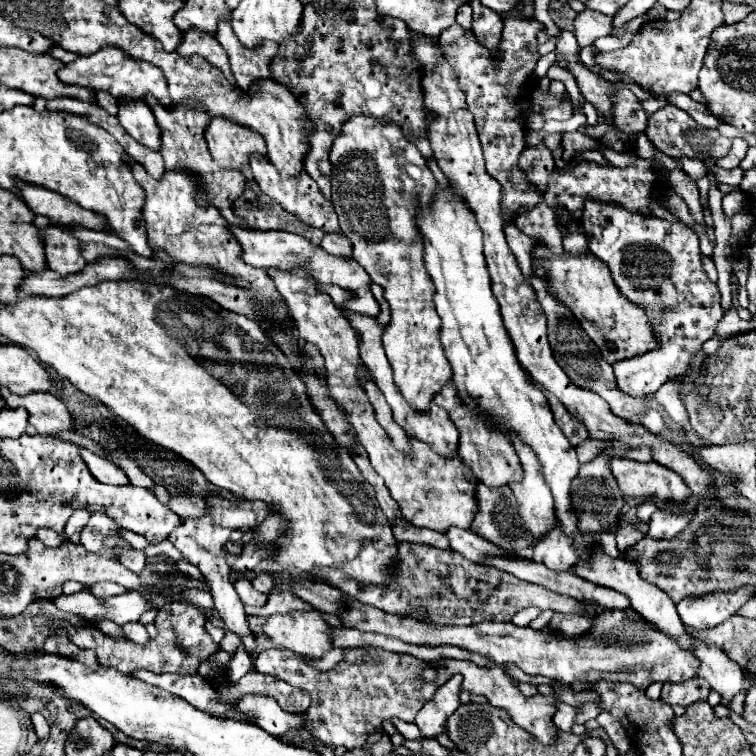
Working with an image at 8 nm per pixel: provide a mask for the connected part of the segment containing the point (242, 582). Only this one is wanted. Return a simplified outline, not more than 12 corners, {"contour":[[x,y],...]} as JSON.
{"contour":[[236,580],[236,592],[248,606],[266,604],[266,594],[258,592],[250,580]]}

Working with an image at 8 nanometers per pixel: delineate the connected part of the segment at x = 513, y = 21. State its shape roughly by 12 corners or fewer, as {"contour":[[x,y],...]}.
{"contour":[[506,18],[494,68],[472,30],[438,40],[474,114],[502,218],[540,202],[518,168],[540,58],[534,18]]}

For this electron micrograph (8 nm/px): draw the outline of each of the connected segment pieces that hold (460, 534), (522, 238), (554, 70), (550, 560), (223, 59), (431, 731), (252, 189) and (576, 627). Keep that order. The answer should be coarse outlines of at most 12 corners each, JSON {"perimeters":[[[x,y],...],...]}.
{"perimeters":[[[448,528],[452,550],[482,562],[484,554],[506,556],[504,550],[472,530]],[[514,224],[504,226],[504,236],[522,276],[532,282],[530,254],[536,240]],[[554,64],[546,76],[565,85],[574,107],[584,106],[575,78]],[[556,528],[534,546],[532,560],[552,570],[578,562],[572,540]],[[182,32],[180,56],[204,56],[234,84],[228,56],[212,34]],[[452,676],[416,714],[426,738],[444,732],[460,706],[462,676]],[[246,180],[232,202],[250,228],[284,230],[320,244],[324,232],[300,224]],[[554,614],[548,624],[568,638],[592,628],[584,616]]]}

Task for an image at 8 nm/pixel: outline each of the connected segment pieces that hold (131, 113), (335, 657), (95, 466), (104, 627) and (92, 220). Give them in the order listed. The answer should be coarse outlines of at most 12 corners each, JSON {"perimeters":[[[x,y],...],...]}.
{"perimeters":[[[120,100],[118,120],[140,144],[158,150],[160,130],[146,102]],[[332,648],[320,660],[304,658],[310,666],[320,672],[334,668],[342,656],[344,648]],[[80,448],[82,460],[102,484],[128,484],[110,460]],[[100,620],[98,628],[106,636],[124,638],[124,632],[118,624],[110,620]],[[20,184],[20,198],[54,224],[108,234],[104,216],[46,188]]]}

